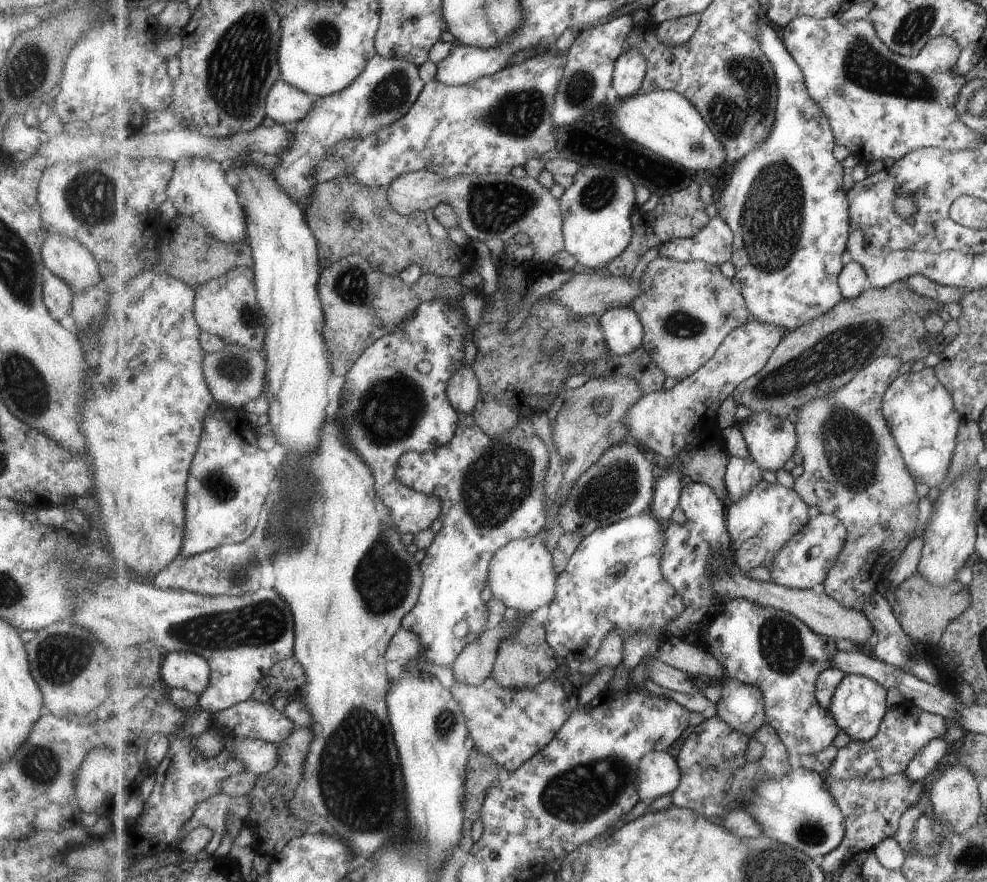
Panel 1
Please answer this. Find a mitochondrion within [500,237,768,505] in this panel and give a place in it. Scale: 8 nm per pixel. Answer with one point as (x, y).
(680, 325)

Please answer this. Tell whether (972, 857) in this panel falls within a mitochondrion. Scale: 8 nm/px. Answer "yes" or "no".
yes

